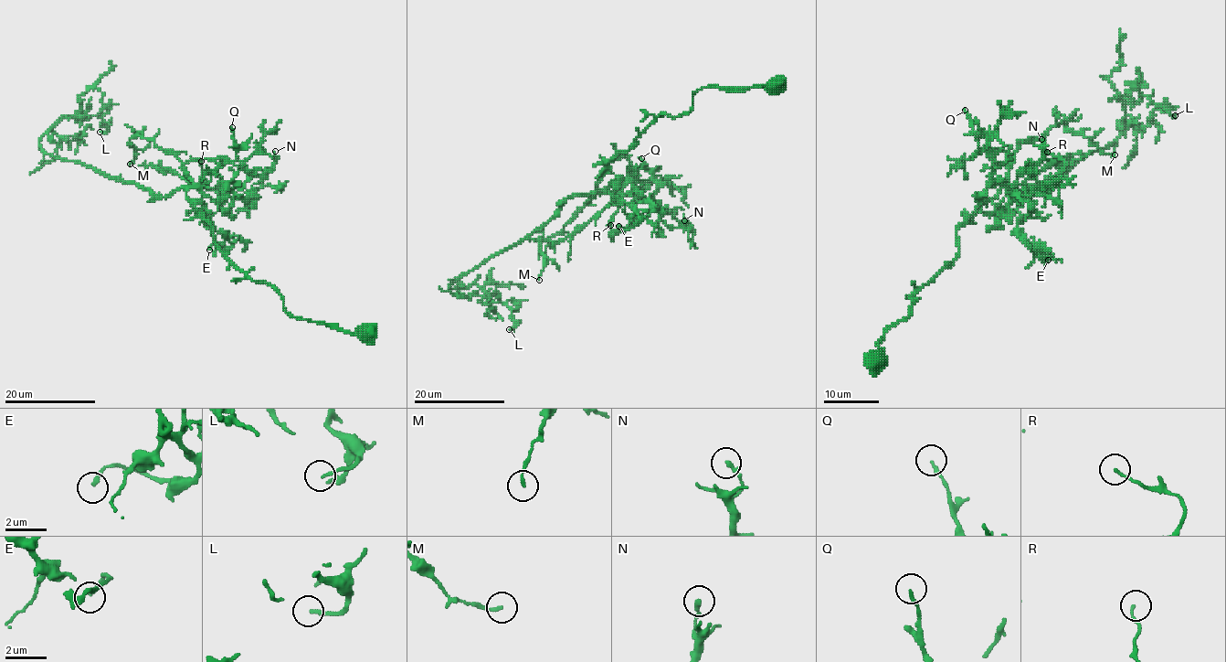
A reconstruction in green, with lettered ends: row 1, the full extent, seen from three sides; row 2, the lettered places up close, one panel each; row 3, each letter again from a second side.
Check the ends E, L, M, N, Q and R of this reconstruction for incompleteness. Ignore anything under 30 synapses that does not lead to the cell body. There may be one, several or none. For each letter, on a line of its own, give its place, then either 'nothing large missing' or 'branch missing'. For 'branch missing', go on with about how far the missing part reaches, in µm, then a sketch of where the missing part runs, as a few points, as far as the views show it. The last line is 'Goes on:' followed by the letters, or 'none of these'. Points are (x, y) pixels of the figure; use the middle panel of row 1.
E: place (618, 226); nothing large missing
L: place (509, 329); nothing large missing
M: place (539, 280); nothing large missing
N: place (684, 220); nothing large missing
Q: place (641, 158); nothing large missing
R: place (610, 225); nothing large missing
Goes on: none of these

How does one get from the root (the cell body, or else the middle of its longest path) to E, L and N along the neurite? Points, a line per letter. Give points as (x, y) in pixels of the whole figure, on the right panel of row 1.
E: (876, 360), (911, 297), (958, 253), (956, 229), (1005, 184), (1019, 203), (1018, 235), (1048, 260)
L: (876, 360), (958, 253), (956, 229), (1005, 185), (1015, 195), (1111, 144), (1119, 95), (1175, 115)
N: (876, 360), (878, 343), (910, 314), (911, 297), (958, 253), (956, 229), (1042, 159), (1041, 139)

